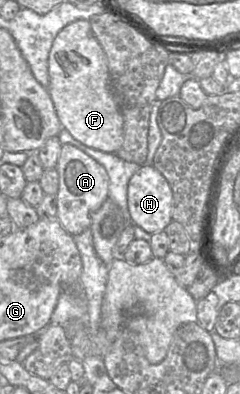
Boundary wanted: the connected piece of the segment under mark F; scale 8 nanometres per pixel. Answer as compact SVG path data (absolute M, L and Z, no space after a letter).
M88 20L74 21L57 34L49 53L48 74L48 92L63 128L87 147L116 153L123 144L124 120L111 89L106 54Z

